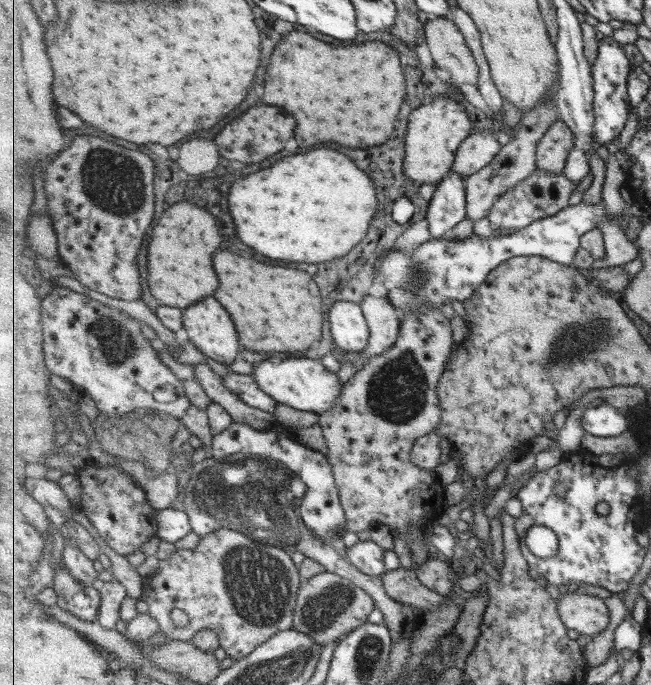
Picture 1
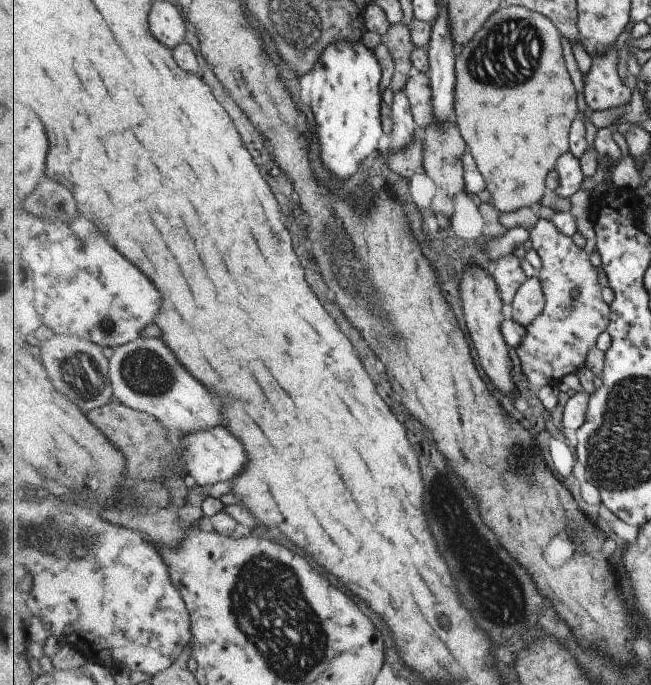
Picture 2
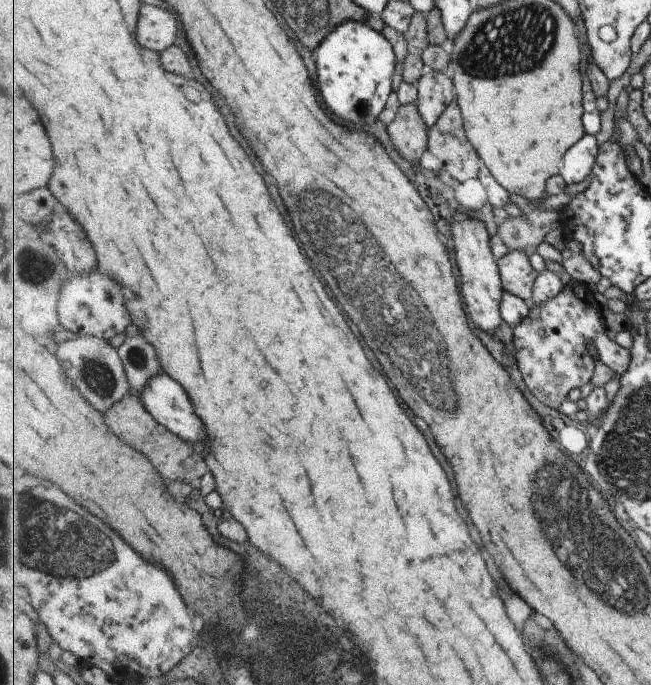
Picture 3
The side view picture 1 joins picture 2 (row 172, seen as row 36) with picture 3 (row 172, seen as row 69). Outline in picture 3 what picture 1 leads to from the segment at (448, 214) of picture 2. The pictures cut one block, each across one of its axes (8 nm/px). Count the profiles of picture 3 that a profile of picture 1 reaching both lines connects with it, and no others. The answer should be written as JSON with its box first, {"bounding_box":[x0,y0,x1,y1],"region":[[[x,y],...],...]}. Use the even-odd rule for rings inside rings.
{"bounding_box":[428,100,481,183],"region":[[[457,100],[453,101],[439,120],[430,127],[430,142],[428,153],[435,156],[439,161],[439,169],[447,172],[459,183],[471,178],[476,179],[481,169],[481,158],[476,150],[474,143],[466,135],[466,124],[464,122],[462,110]]]}

